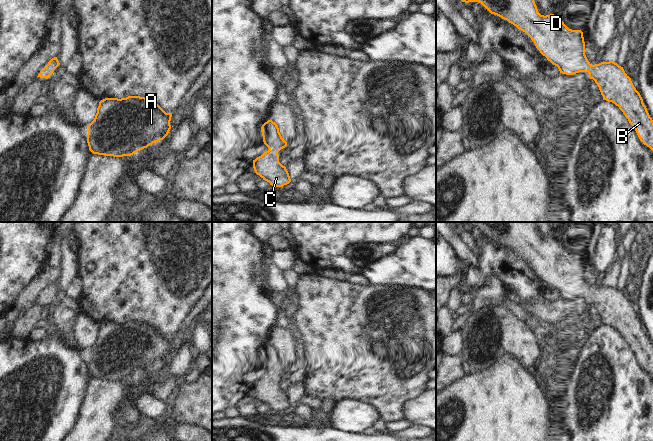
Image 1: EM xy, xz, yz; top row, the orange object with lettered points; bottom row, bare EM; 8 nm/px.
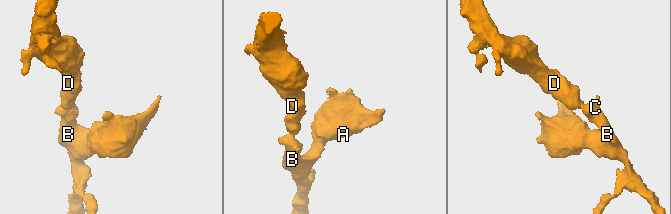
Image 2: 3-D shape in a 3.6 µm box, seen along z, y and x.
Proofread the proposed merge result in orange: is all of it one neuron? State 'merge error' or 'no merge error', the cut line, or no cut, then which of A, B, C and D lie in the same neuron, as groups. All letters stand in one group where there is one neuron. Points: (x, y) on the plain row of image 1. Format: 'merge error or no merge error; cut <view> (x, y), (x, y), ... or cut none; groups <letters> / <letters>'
no merge error; cut none; groups A B C D

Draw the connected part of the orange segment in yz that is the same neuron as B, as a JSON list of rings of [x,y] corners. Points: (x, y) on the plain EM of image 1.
[[[459,222],[462,226],[478,226],[481,227],[491,238],[497,239],[509,247],[516,250],[519,254],[525,256],[534,266],[536,272],[540,277],[547,282],[553,289],[557,290],[560,297],[566,299],[573,299],[579,296],[588,296],[589,302],[593,303],[603,324],[614,327],[623,336],[629,347],[635,353],[640,365],[653,375],[653,344],[650,341],[646,330],[640,317],[634,311],[631,302],[625,297],[623,291],[619,290],[613,285],[601,286],[599,288],[591,289],[585,279],[585,266],[583,256],[581,254],[569,253],[564,246],[556,239],[541,239],[538,236],[534,222]]]

